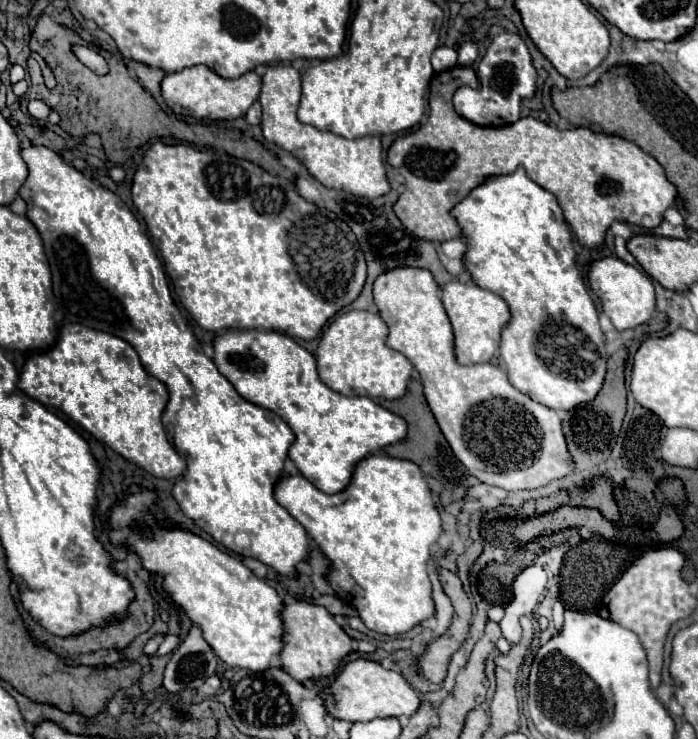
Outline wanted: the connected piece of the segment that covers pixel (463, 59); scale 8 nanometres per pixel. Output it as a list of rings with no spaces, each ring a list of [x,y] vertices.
[[[468,41],[468,43],[464,43],[464,45],[460,47],[460,51],[458,51],[457,64],[460,65],[460,67],[472,65],[472,63],[476,61],[476,57],[478,57],[478,45],[476,45],[474,41]]]

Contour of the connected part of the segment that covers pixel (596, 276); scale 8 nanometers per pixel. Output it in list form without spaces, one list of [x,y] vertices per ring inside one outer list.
[[[606,257],[600,261],[594,261],[588,271],[588,281],[592,291],[602,303],[602,311],[608,315],[616,331],[626,331],[634,329],[638,325],[644,325],[652,319],[654,309],[656,309],[656,295],[654,295],[654,283],[650,277],[636,267],[624,263],[622,259]]]

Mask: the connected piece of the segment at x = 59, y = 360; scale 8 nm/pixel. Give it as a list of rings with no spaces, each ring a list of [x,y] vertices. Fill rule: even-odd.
[[[70,323],[62,327],[62,333],[54,347],[50,347],[44,353],[32,355],[26,361],[20,373],[18,389],[48,409],[60,409],[74,423],[78,423],[82,429],[94,435],[98,441],[106,443],[126,461],[138,465],[152,477],[174,479],[182,475],[186,469],[184,459],[168,443],[168,437],[162,425],[162,413],[168,403],[168,389],[164,383],[160,383],[156,377],[144,371],[134,347],[120,337],[114,337],[114,335],[108,335],[96,329],[88,329],[80,323]]]

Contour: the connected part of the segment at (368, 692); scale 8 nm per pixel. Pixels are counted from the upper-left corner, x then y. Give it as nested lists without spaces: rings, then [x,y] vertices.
[[[356,659],[346,663],[344,669],[338,673],[334,685],[328,691],[320,693],[320,699],[324,701],[328,713],[352,723],[372,721],[376,717],[408,717],[420,707],[420,695],[408,685],[408,681],[400,673],[388,671],[368,659]]]

